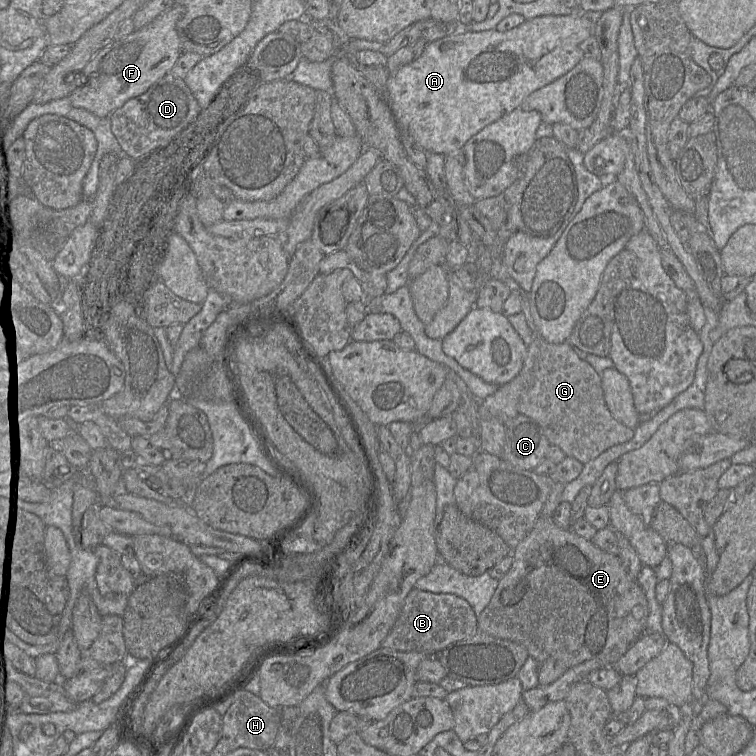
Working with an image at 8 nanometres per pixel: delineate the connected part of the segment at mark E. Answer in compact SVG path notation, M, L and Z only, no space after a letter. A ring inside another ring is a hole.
M539 515L528 535L512 550L513 562L508 572L499 580L488 605L478 616L478 628L496 638L506 639L524 646L529 656L539 664L552 657L563 661L571 668L588 660L602 660L603 666L613 666L627 651L629 646L645 633L648 616L648 602L638 584L624 569L617 555L612 555L595 546L591 540L577 535L572 529L562 529L555 525L552 517Z

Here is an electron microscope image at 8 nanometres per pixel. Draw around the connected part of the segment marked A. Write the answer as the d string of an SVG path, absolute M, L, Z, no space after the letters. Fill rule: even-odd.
M577 11L567 16L541 16L525 20L519 26L505 32L499 32L496 28L472 32L462 27L457 33L427 43L418 59L401 67L387 81L385 100L398 125L400 136L401 130L407 130L415 142L428 153L438 153L447 156L453 151L462 151L465 143L484 127L521 107L523 100L532 92L550 84L574 68L585 57L584 52L580 49L580 44L587 38L594 36L594 28L595 23L589 19L588 13Z

